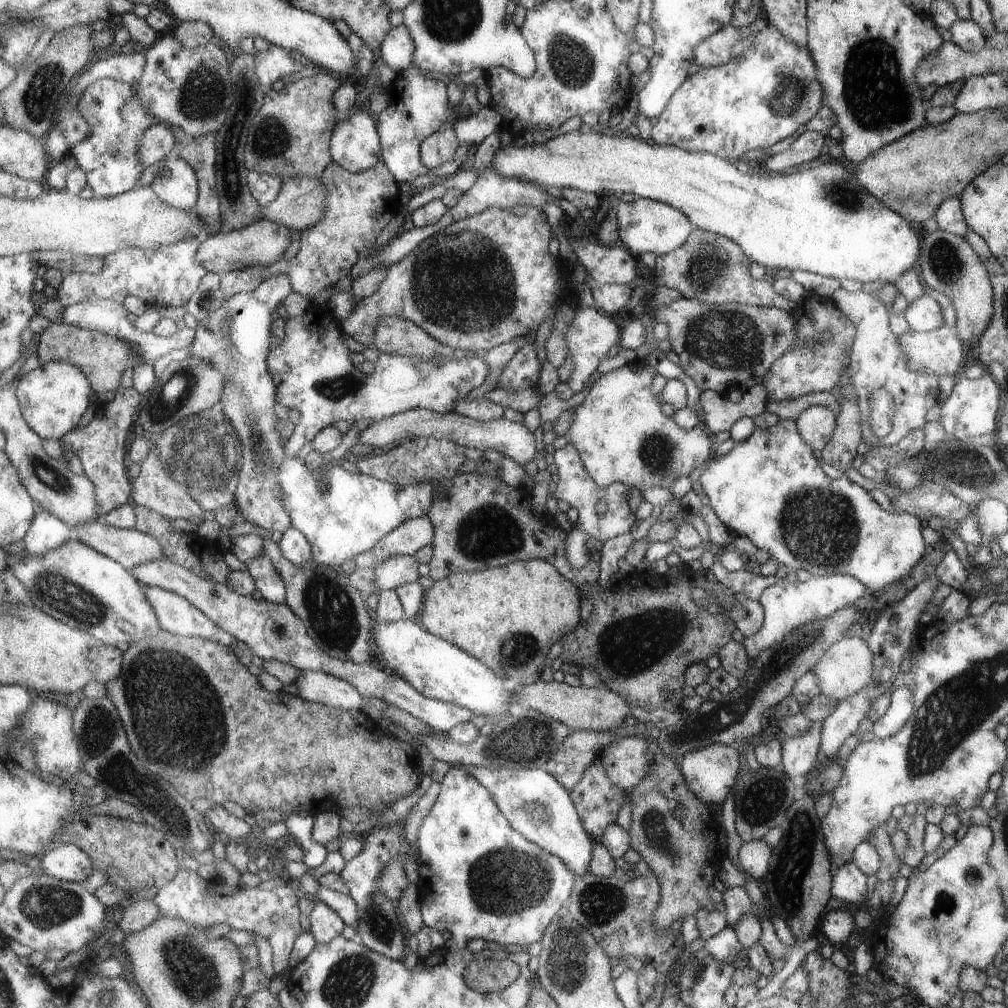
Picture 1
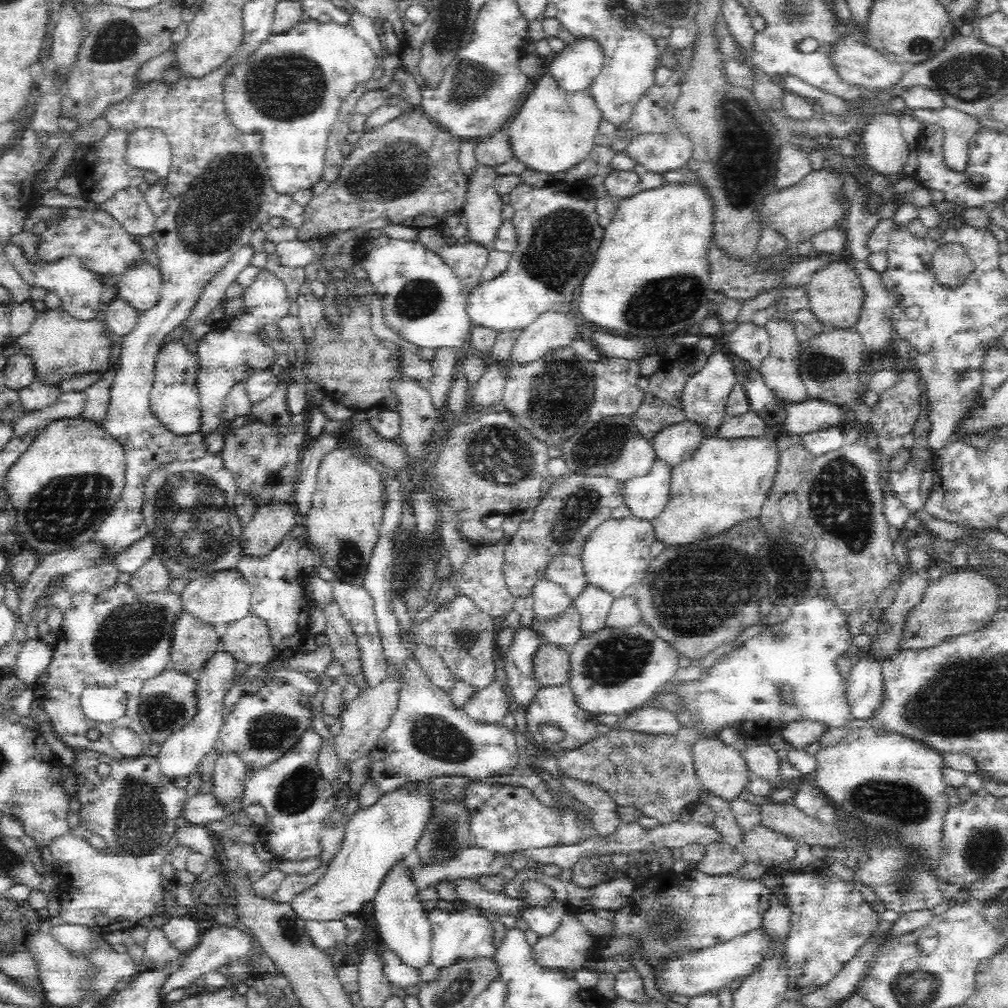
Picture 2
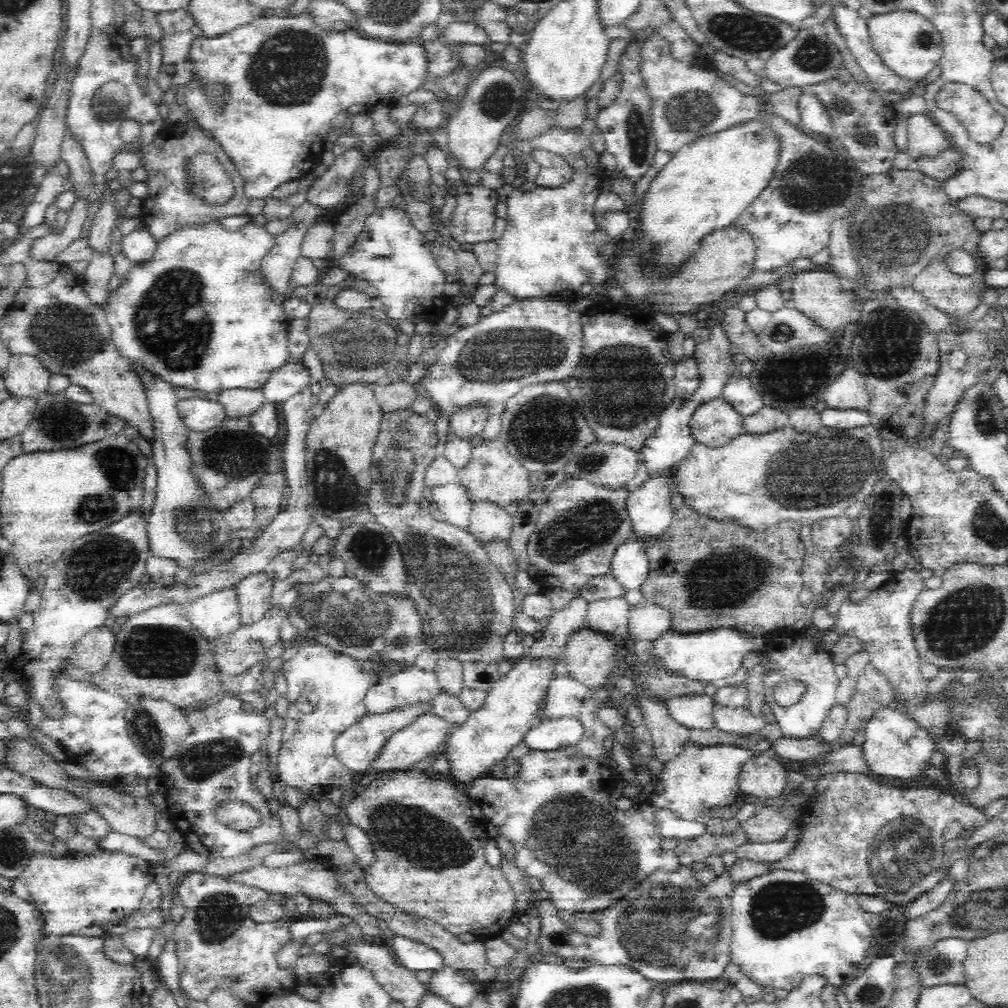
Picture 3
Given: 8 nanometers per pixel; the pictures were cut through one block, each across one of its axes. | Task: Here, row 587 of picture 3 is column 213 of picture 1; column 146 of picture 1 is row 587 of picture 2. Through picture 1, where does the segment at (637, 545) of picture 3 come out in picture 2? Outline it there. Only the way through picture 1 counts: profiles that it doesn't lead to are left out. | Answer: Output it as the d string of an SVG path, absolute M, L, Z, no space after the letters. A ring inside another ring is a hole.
M588 584L576 598L572 599L572 605L580 615L582 637L594 634L606 626L606 618L614 601L614 597L608 593Z

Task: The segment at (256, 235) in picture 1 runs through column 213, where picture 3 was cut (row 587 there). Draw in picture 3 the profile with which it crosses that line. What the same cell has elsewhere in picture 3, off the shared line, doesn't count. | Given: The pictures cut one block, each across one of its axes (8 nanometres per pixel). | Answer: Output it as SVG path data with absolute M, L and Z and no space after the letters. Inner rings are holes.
M264 572L252 574L236 584L239 602L239 619L242 625L256 624L271 609L270 597L273 582Z

